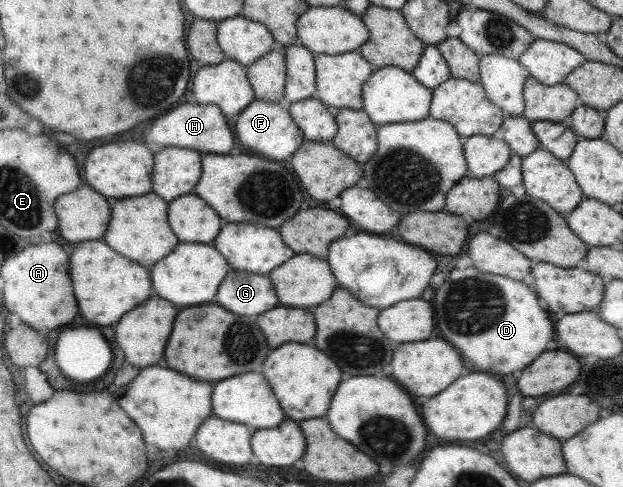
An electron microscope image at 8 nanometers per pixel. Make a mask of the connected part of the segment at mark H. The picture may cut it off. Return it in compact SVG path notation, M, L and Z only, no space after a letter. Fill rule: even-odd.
M183 103L177 109L165 113L163 117L159 117L147 131L145 131L145 139L157 145L173 145L173 147L189 147L189 149L197 149L197 151L205 151L205 153L229 153L229 149L233 147L236 138L234 131L229 129L225 116L221 113L221 109L213 104L197 104Z

